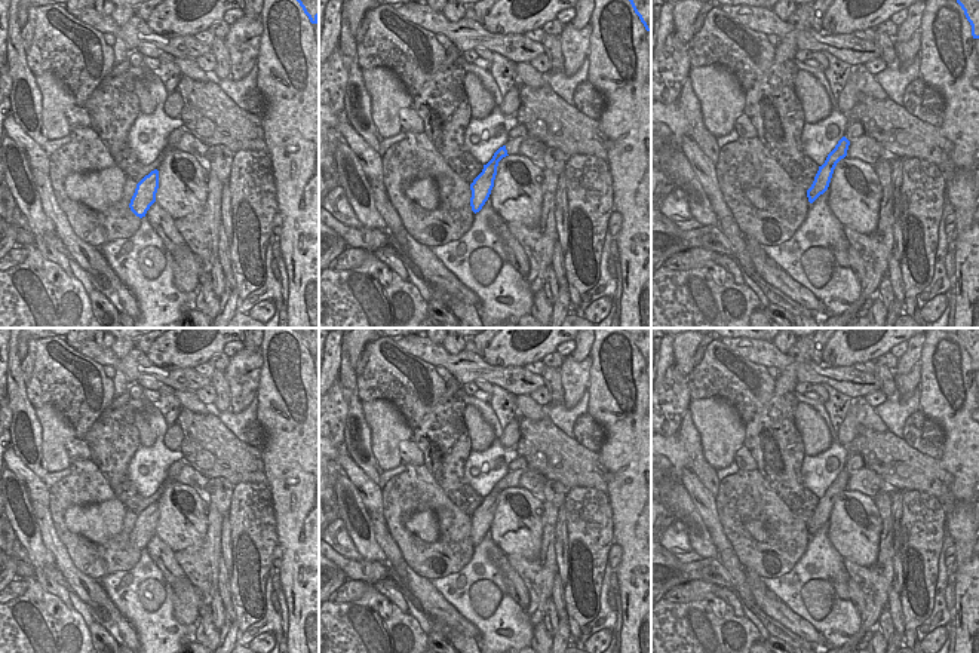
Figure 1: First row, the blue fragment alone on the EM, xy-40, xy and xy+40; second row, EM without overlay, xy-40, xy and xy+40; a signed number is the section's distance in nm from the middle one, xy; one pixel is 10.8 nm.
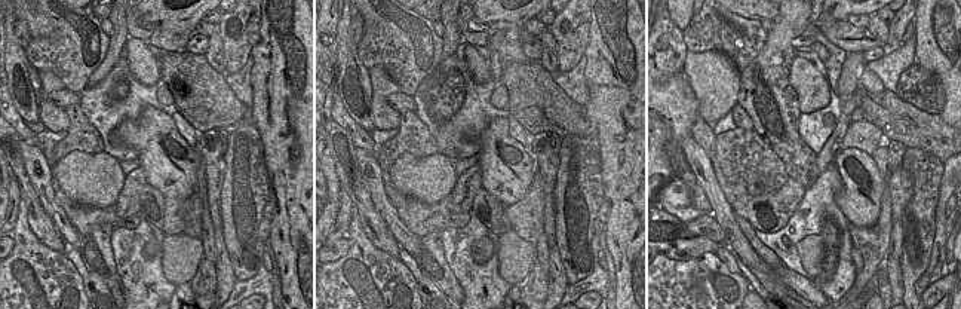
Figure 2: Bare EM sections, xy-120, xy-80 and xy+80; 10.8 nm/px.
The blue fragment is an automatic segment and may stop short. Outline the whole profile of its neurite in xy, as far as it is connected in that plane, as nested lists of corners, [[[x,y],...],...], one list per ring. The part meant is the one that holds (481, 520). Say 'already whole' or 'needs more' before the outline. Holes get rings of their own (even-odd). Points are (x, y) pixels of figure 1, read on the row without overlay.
already whole; [[[503,478],[494,485],[492,491],[487,497],[484,497],[482,505],[470,516],[470,539],[475,546],[479,545],[488,533],[491,522],[494,519],[498,494],[506,488],[509,487],[506,478]]]

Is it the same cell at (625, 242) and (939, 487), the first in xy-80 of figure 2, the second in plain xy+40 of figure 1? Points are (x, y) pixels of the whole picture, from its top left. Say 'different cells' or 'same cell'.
different cells

